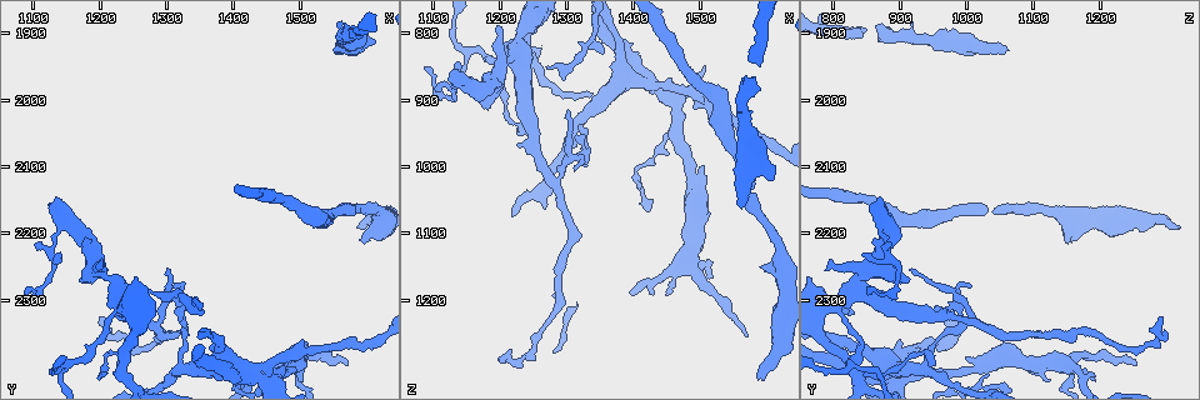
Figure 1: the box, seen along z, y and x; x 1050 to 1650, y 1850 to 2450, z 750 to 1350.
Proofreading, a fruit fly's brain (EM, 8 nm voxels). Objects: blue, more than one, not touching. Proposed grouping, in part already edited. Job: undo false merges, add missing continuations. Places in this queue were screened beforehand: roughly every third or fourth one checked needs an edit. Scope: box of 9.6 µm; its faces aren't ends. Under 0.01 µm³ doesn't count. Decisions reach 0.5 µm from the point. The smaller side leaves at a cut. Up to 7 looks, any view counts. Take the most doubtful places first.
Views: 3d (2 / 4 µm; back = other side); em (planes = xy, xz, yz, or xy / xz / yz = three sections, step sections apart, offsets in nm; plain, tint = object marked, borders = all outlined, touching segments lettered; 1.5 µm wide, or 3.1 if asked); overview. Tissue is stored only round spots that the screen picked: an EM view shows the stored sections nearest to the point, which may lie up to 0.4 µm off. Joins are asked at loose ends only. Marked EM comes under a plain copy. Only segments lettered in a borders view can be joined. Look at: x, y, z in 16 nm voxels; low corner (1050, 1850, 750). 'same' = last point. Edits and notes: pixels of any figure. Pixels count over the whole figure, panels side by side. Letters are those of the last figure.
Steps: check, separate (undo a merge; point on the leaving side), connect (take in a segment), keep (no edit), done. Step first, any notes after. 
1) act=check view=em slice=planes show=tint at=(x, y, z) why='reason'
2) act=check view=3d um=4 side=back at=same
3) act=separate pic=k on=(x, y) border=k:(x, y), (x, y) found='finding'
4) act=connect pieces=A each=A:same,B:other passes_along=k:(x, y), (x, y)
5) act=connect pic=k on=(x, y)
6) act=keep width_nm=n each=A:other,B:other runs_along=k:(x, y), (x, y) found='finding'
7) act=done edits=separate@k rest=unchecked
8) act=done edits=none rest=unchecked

act=check view=3d um=2 at=(1570, 1885, 865) why='free end'

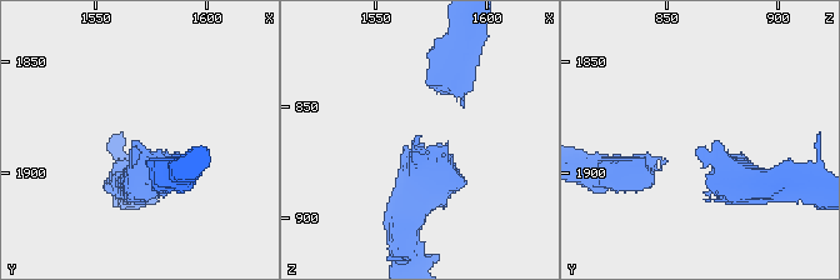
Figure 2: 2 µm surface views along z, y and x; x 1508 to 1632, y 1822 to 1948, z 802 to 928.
act=check view=em slice=xy step=4 show=tint at=(1568, 1887, 865) why='shape alone is not enough'

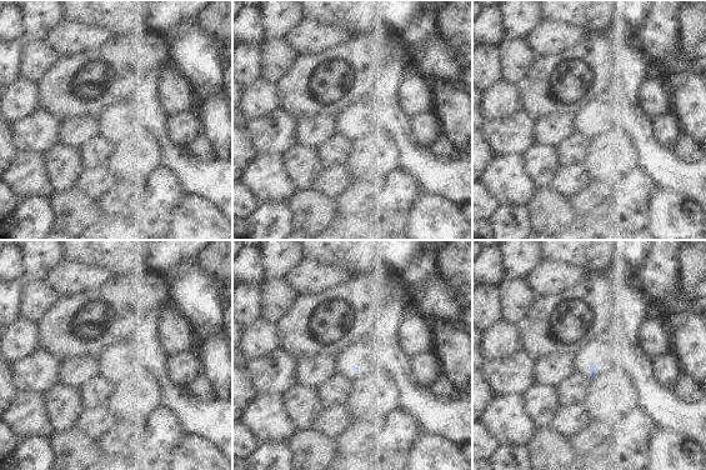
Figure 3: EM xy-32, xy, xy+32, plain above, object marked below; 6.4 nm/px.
act=check view=em slice=planes show=borders at=same why='cut it another way'

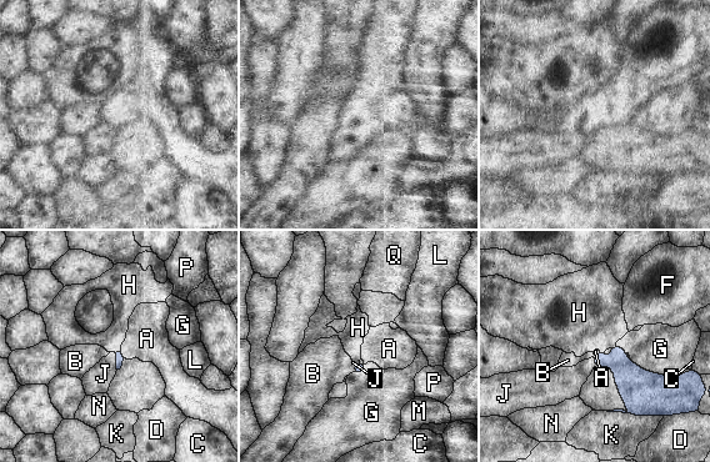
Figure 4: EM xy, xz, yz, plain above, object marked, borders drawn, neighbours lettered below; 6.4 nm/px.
act=keep each=A:other,B:other,C:other,D:other,F:other,G:other,H:other,J:other,K:other,L:other,M:other,N:other,P:other,Q:other border=4:(120, 351), (124, 357) found='no lettered segment goes on from it'

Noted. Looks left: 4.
act=check view=3d um=2 at=(1305, 2300, 990) why='a fork'

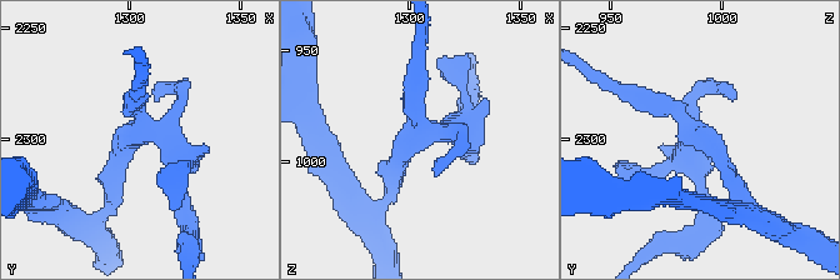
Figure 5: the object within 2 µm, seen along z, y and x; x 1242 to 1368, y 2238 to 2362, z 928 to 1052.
act=check view=em slice=xy step=4 show=borders at=(1303, 2298, 990)

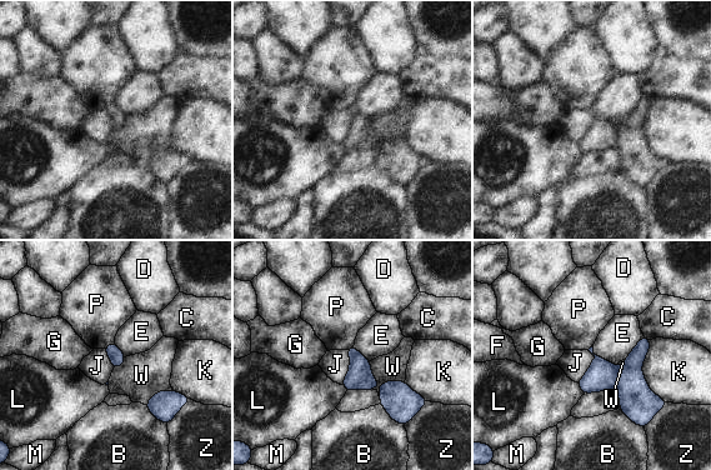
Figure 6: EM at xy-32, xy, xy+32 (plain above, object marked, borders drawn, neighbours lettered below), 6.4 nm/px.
act=check view=em slice=planes show=borders at=same

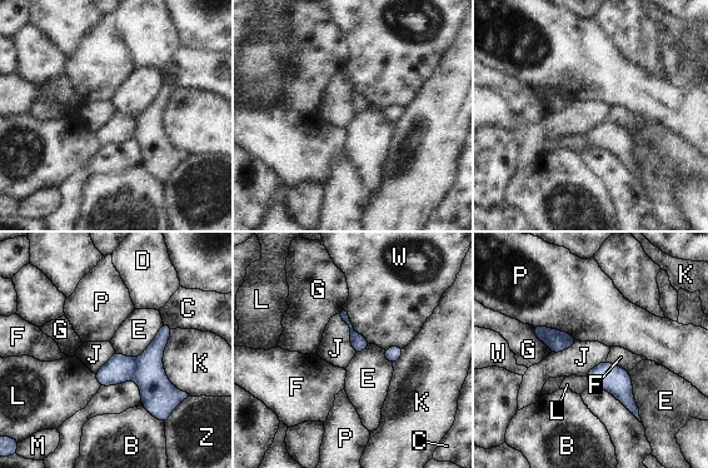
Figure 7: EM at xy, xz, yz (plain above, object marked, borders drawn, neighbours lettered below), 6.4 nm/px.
act=keep width_nm=20 longest_contact=K:440nm each=B:other,C:other,D:other,E:other,F:other,G:other,J:other,K:other,L:other,M:other,P:other,W:other,Z:other found='one cell here'

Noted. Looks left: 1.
act=done edits=none rest=unchecked

